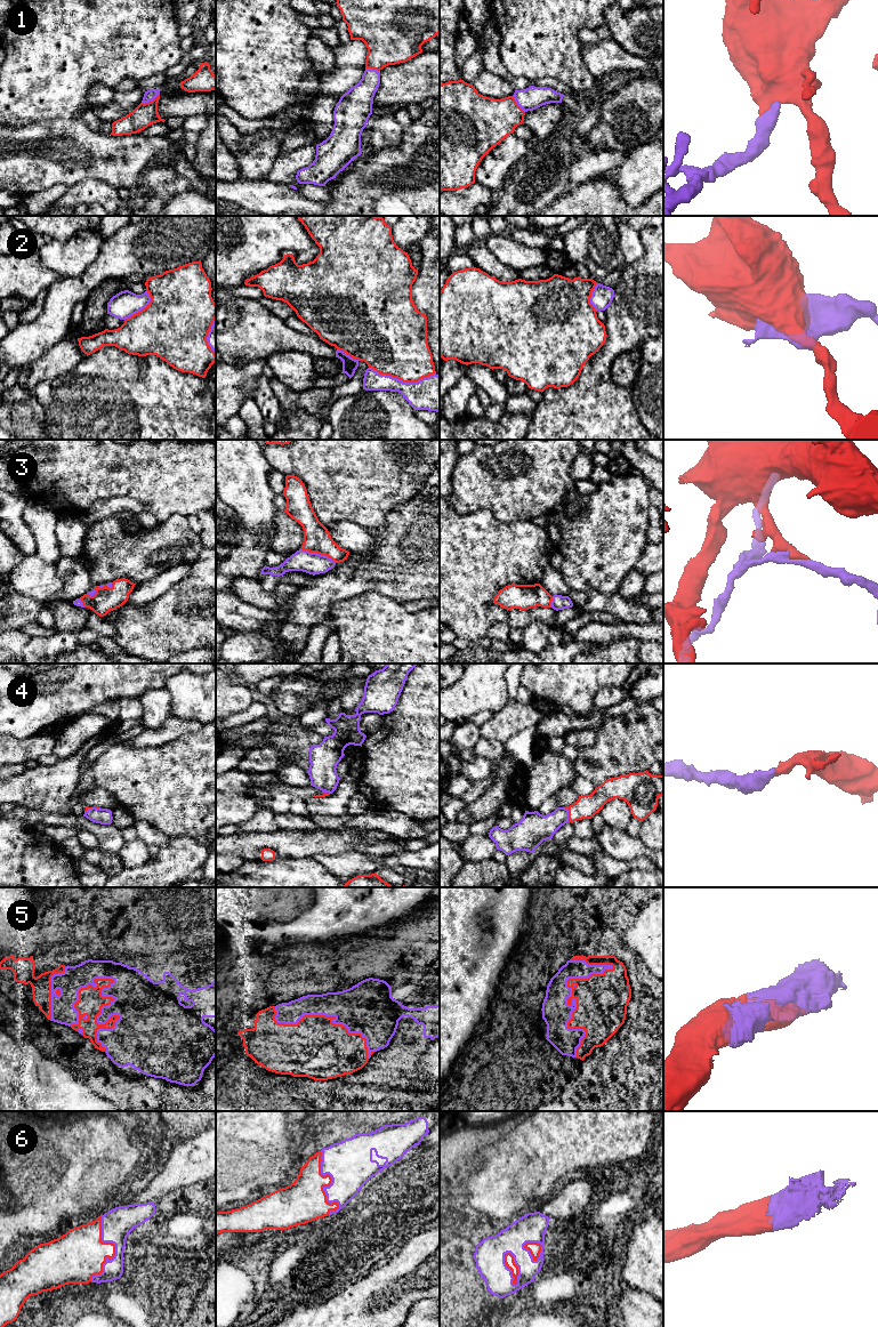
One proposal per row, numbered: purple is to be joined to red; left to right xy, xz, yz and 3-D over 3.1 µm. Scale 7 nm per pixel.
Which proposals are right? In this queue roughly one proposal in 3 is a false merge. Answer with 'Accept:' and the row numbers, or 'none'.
Accept: 1, 3, 4, 5, 6

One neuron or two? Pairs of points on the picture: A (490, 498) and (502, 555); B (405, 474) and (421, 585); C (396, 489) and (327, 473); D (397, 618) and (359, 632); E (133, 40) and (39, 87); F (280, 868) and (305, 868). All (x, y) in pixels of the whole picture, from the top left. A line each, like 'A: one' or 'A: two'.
A: two
B: two
C: one
D: one
E: one
F: one

